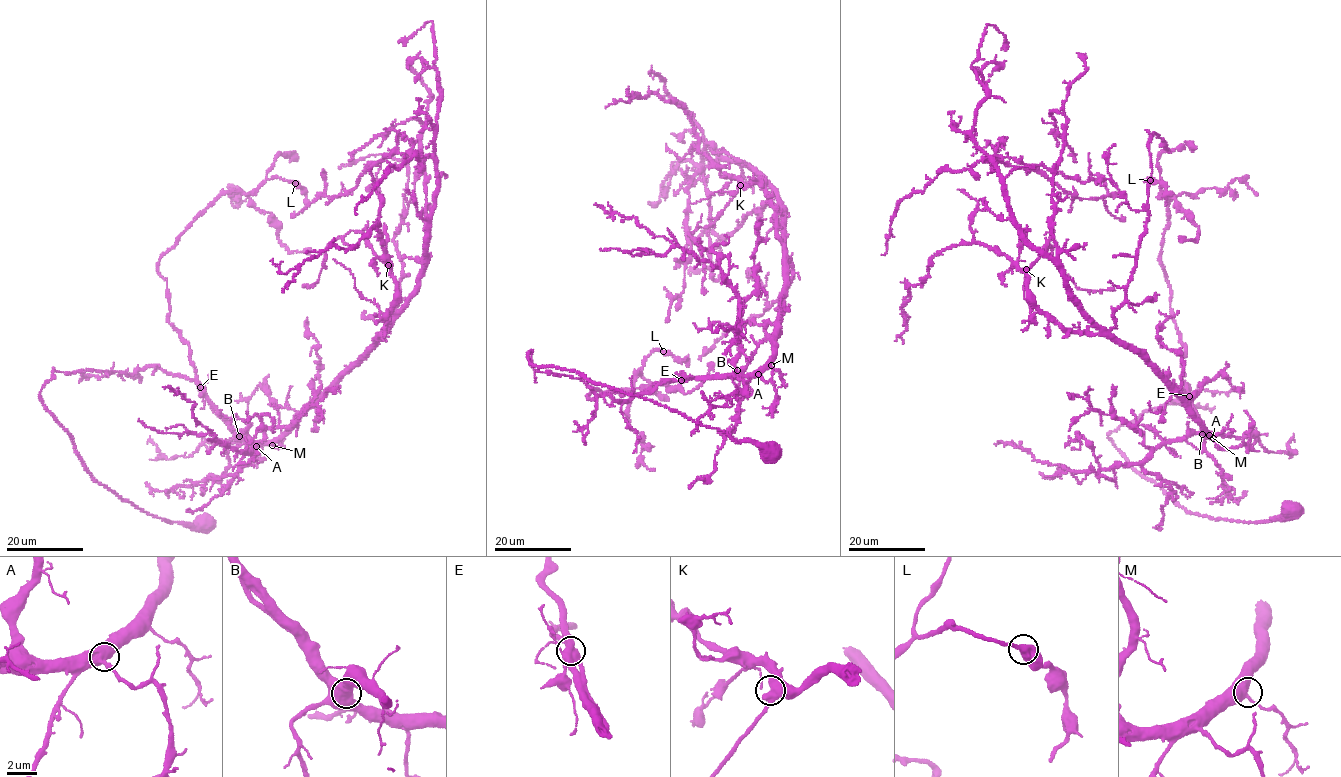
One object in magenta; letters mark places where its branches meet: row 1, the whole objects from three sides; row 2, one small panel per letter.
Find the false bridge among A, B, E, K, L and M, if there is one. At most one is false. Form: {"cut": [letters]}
{"cut": []}

